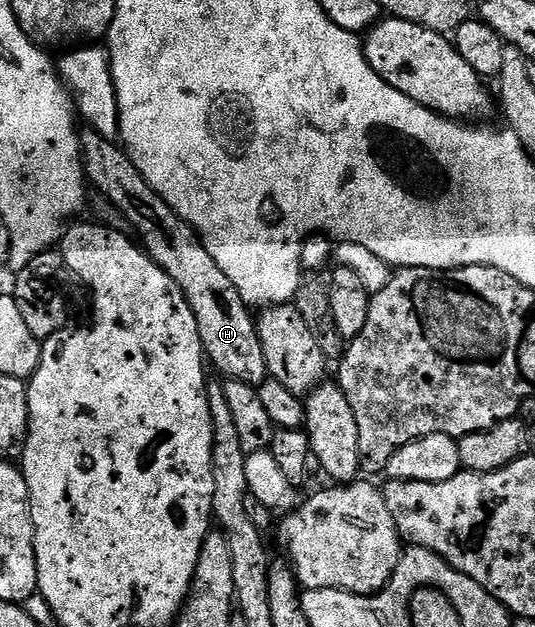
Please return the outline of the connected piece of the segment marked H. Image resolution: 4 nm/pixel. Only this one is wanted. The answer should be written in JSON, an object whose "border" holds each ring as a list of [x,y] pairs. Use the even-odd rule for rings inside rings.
{"border":[[[86,127],[80,133],[80,137],[81,165],[85,167],[86,181],[92,187],[94,184],[97,187],[96,191],[109,199],[117,207],[119,214],[123,214],[123,218],[127,218],[132,235],[139,241],[140,247],[144,248],[145,253],[169,275],[171,282],[179,286],[183,298],[187,298],[187,306],[191,306],[191,314],[195,314],[195,326],[199,326],[199,338],[208,363],[212,367],[214,364],[222,372],[220,375],[225,380],[256,386],[270,379],[267,358],[263,358],[263,346],[259,342],[254,313],[249,313],[252,312],[250,305],[245,303],[239,290],[235,290],[231,278],[227,278],[227,274],[219,270],[219,262],[215,262],[215,258],[207,254],[205,243],[201,241],[195,229],[181,220],[179,214],[175,214],[175,210],[171,210],[171,206],[167,206],[167,202],[163,202],[163,198],[159,198],[159,194],[151,190],[151,186],[147,186],[143,174],[135,170],[135,162],[131,162],[129,153],[116,139],[99,134],[91,127]]]}

